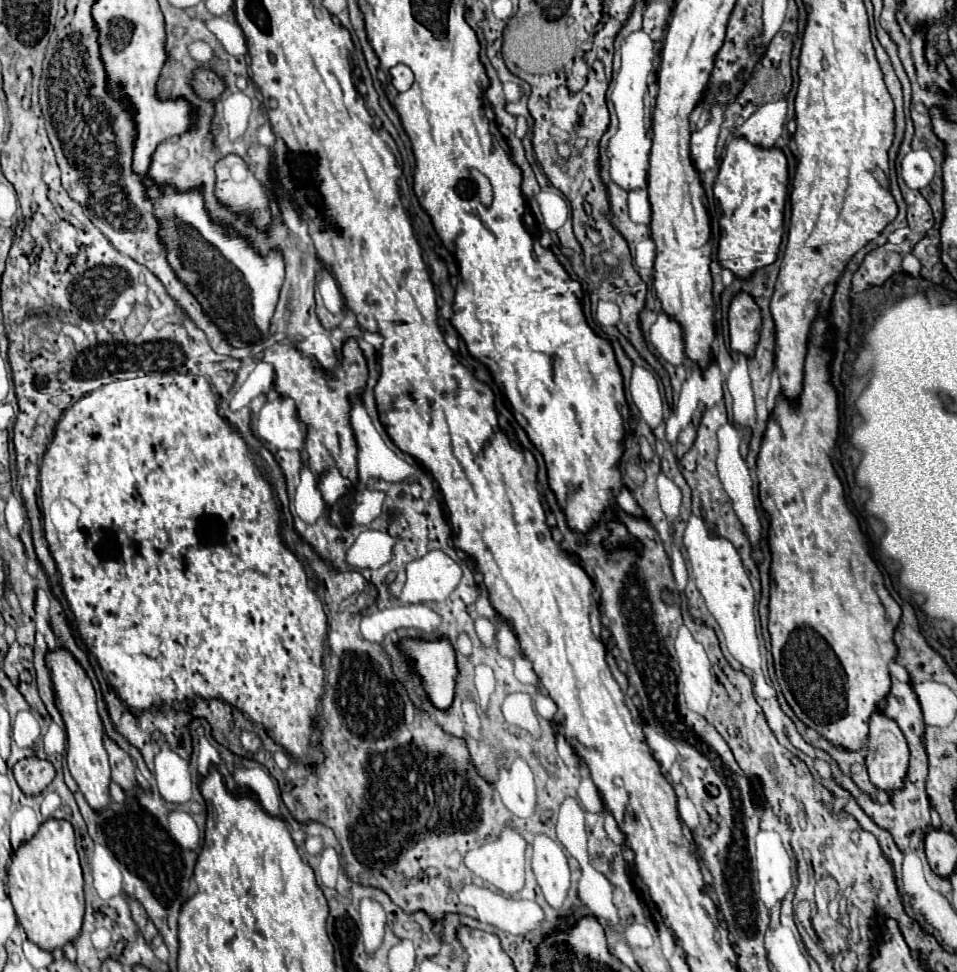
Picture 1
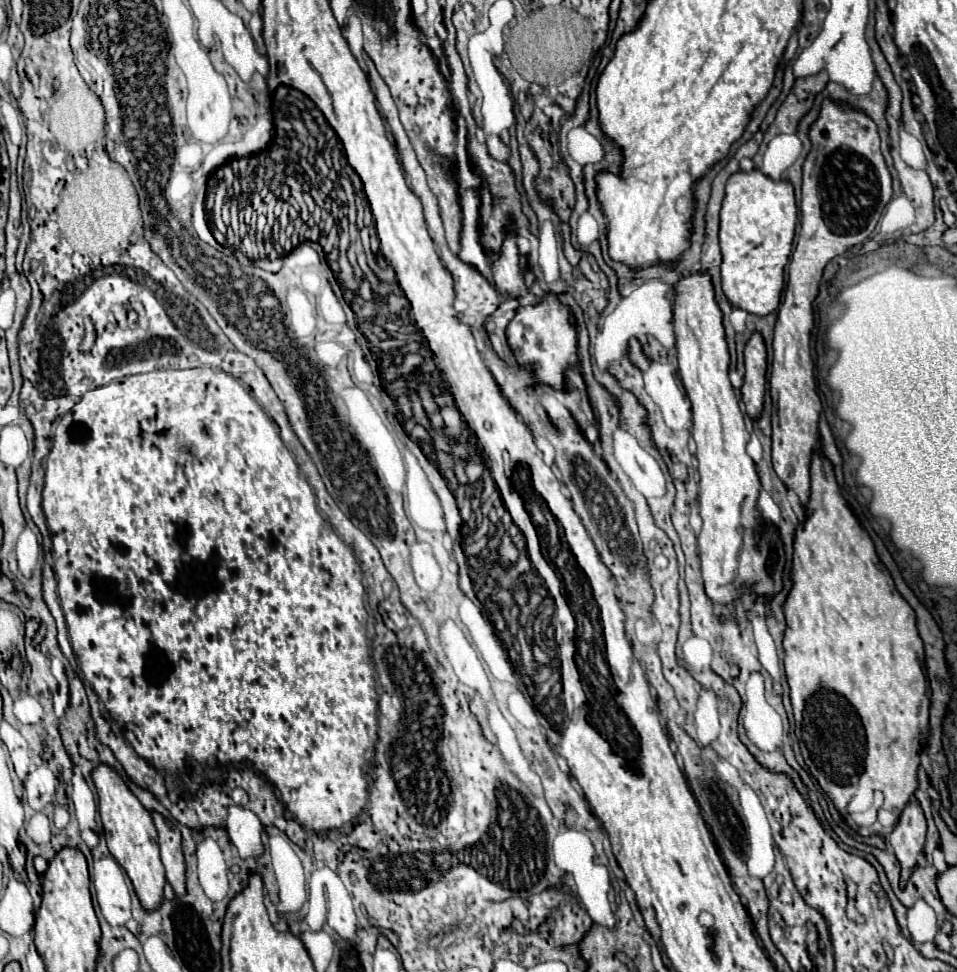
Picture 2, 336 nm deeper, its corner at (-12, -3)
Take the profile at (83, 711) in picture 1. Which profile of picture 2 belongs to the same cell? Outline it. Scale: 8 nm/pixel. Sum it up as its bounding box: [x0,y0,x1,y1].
[92,766,164,912]

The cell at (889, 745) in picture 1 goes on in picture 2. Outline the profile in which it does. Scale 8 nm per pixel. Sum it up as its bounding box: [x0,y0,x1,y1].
[888,800,926,888]

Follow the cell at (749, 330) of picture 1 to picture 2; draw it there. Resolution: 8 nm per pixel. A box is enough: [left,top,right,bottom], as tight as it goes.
[740,332,766,420]

